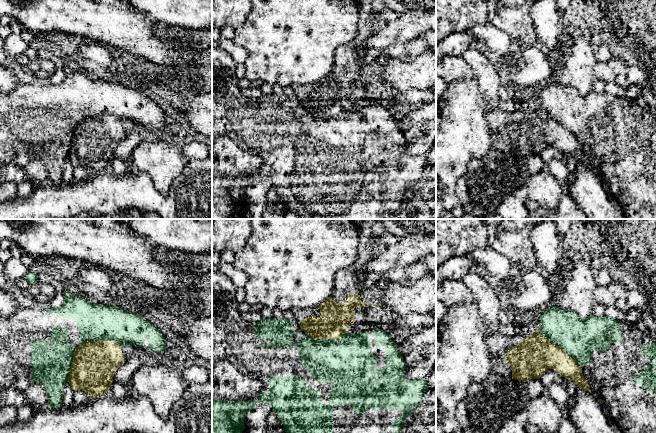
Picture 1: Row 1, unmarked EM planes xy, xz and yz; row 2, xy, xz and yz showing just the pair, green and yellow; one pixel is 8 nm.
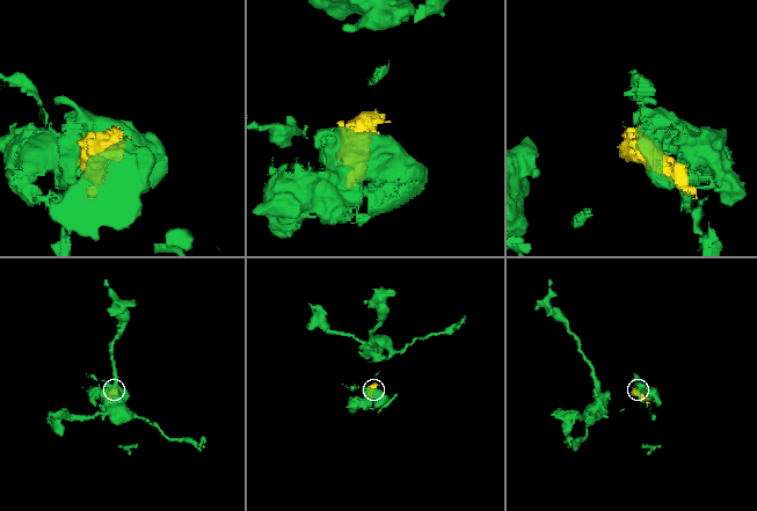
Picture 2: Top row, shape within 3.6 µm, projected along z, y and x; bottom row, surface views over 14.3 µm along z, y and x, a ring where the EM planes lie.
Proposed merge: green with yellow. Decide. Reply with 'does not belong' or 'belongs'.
does not belong

